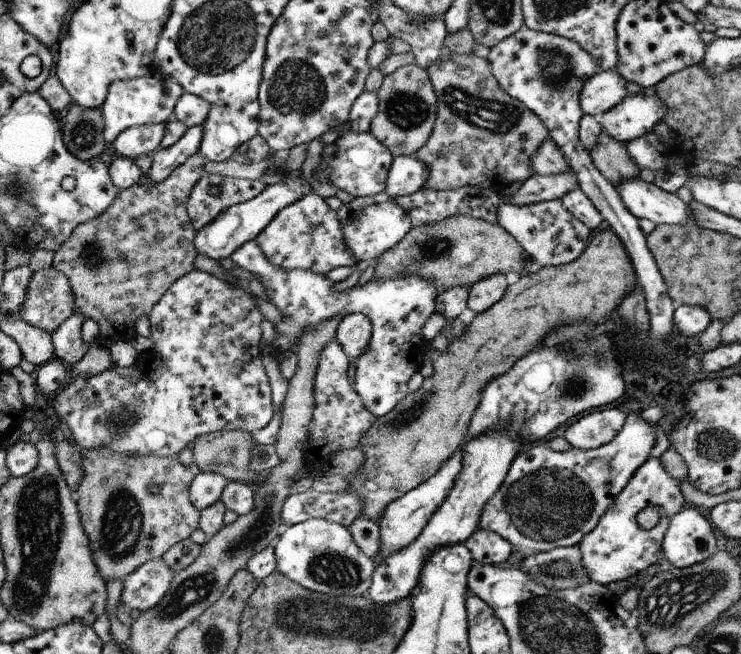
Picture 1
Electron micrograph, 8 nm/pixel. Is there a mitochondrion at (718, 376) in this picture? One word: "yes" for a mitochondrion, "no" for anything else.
no

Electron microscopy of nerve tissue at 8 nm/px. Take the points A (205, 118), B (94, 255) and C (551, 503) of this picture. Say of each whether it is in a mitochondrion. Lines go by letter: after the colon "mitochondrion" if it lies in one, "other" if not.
A: other
B: mitochondrion
C: mitochondrion

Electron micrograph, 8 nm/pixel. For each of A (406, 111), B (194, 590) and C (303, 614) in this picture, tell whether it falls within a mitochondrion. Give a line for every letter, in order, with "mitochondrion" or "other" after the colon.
A: mitochondrion
B: mitochondrion
C: mitochondrion

